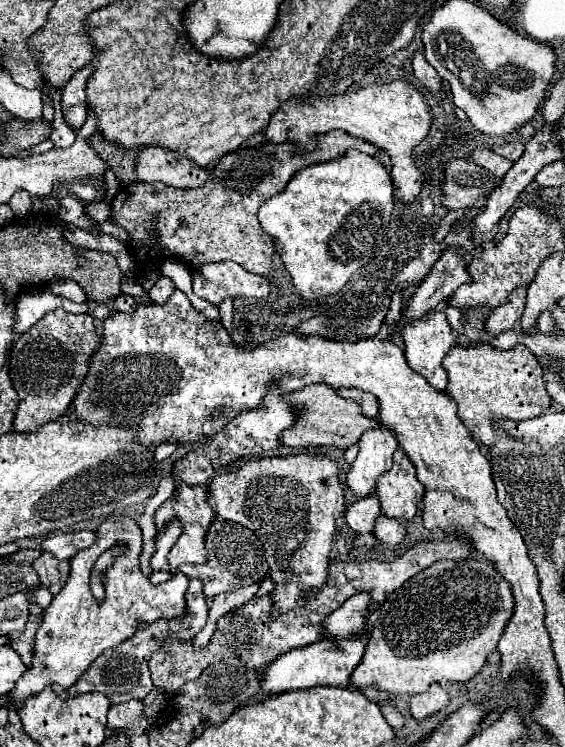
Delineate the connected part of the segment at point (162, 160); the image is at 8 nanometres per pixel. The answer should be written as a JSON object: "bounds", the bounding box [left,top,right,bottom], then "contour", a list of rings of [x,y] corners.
{"bounds":[136,145,210,187],"contour":[[[152,145],[140,153],[136,175],[146,183],[162,181],[172,187],[196,187],[204,185],[210,179],[210,169],[196,165],[172,149]]]}

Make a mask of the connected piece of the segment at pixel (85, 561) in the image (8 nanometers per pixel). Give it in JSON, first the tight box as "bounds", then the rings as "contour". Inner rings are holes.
{"bounds":[10,517,188,705],"contour":[[[116,517],[106,519],[96,529],[96,543],[88,549],[78,551],[70,559],[70,575],[64,583],[62,591],[52,599],[50,607],[44,613],[44,621],[40,623],[40,629],[36,633],[36,653],[32,659],[32,667],[24,673],[24,677],[18,681],[18,685],[12,691],[10,703],[18,705],[24,703],[28,695],[40,693],[48,683],[72,687],[76,679],[88,669],[88,665],[102,655],[108,647],[116,647],[118,643],[126,641],[136,633],[138,623],[142,621],[156,621],[156,619],[174,619],[184,615],[184,593],[188,587],[188,577],[184,573],[176,571],[170,581],[152,585],[146,575],[140,571],[140,557],[142,553],[142,531],[136,519],[132,517]],[[124,545],[126,551],[116,557],[116,561],[106,569],[102,583],[104,583],[104,599],[96,601],[96,597],[90,591],[90,573],[96,563],[96,557],[100,557],[104,551]]]}

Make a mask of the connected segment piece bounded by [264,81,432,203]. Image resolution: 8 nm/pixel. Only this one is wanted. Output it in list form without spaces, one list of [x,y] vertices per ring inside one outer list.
[[[392,81],[392,83],[384,83],[384,85],[376,85],[376,87],[362,87],[358,91],[344,93],[344,95],[308,97],[308,101],[292,97],[272,115],[272,119],[264,131],[264,139],[270,143],[294,141],[296,153],[310,153],[310,151],[318,149],[318,139],[316,139],[318,135],[342,129],[354,137],[360,137],[368,143],[378,145],[380,149],[384,149],[392,157],[392,181],[394,181],[394,187],[398,189],[396,195],[404,203],[412,203],[420,195],[420,187],[422,187],[420,171],[416,169],[416,165],[412,161],[412,147],[416,147],[428,135],[430,125],[432,125],[432,113],[430,113],[430,107],[428,107],[424,95],[408,81]]]

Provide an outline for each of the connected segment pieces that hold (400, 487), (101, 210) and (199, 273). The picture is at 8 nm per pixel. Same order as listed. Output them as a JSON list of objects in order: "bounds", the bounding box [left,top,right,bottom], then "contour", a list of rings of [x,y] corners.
[{"bounds":[374,449,424,521],"contour":[[[402,449],[396,451],[392,469],[376,481],[374,493],[380,499],[382,515],[402,521],[410,521],[416,515],[416,503],[424,495],[424,485],[416,479],[414,465]]]},{"bounds":[86,201,112,221],"contour":[[[100,201],[100,203],[88,203],[86,205],[86,213],[94,219],[94,221],[108,221],[108,219],[112,219],[112,211],[110,211],[110,207],[104,203],[104,201]]]},{"bounds":[192,261,270,305],"contour":[[[234,261],[208,263],[192,269],[192,289],[198,297],[218,305],[226,297],[250,295],[250,297],[268,297],[270,281],[262,275],[244,271]]]}]

